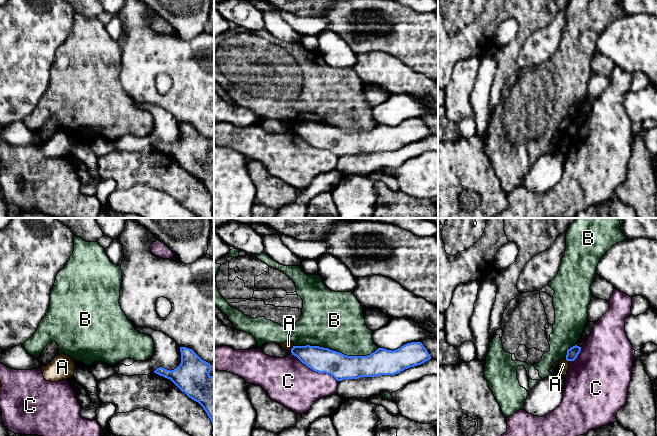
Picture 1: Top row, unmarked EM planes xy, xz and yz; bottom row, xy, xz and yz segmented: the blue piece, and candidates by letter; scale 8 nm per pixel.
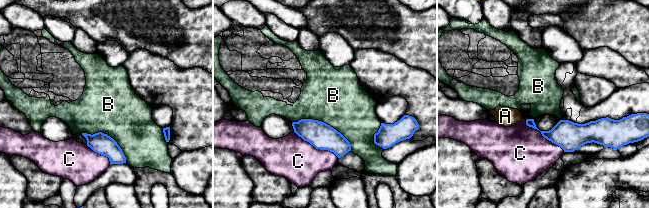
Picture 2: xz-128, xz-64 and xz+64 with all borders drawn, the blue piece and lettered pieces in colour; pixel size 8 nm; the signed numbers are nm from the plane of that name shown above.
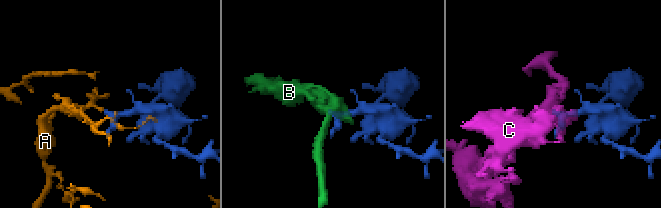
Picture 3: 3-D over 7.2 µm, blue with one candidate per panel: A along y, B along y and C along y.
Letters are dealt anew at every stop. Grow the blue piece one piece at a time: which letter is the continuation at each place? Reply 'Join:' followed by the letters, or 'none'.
Join: none

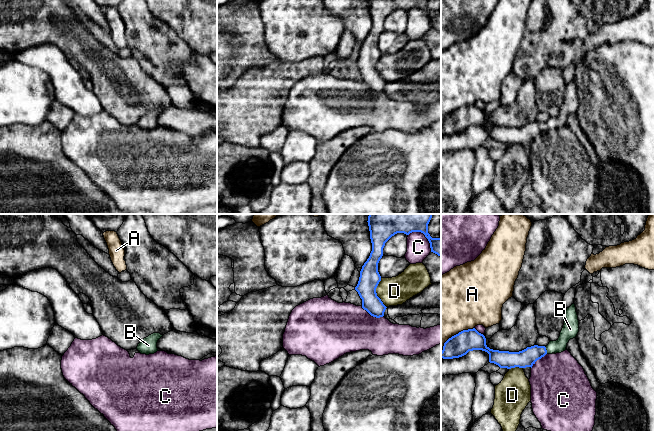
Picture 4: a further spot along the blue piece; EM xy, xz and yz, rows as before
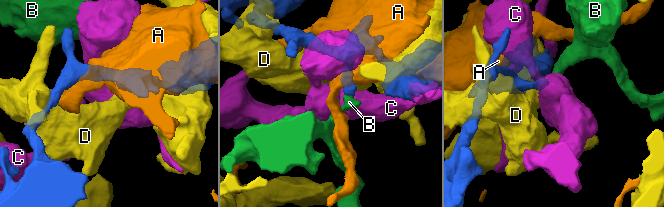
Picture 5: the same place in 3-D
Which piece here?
Join: B

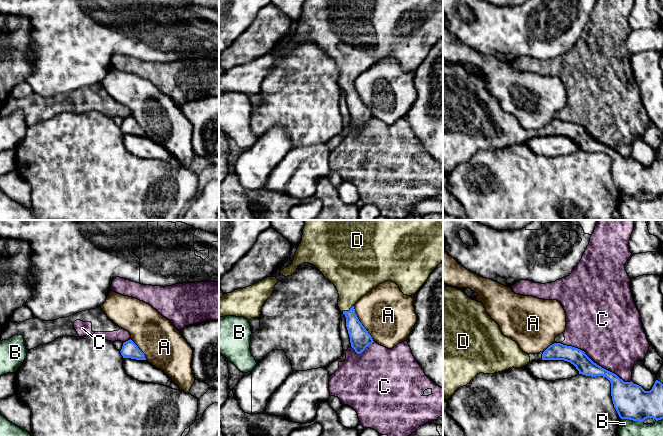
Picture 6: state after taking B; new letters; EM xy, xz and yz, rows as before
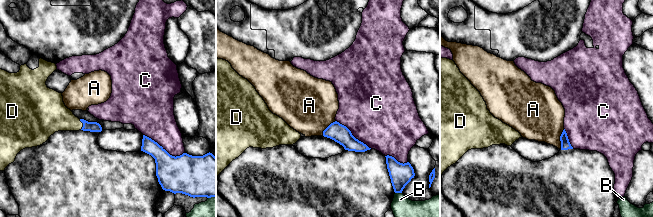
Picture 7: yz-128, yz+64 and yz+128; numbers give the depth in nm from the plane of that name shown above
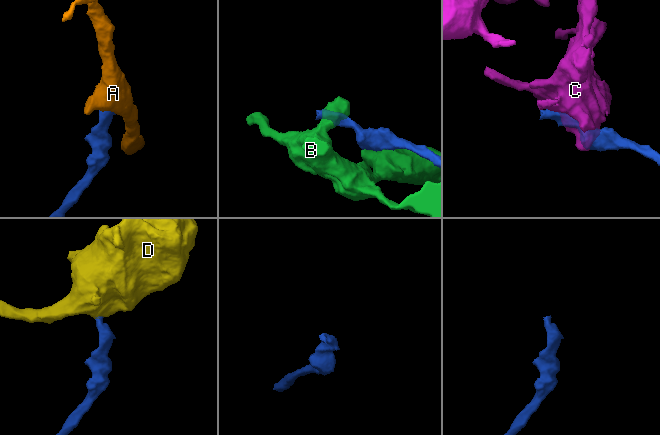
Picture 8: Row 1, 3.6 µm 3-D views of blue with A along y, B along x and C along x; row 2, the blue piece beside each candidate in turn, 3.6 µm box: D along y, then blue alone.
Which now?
Join: D

